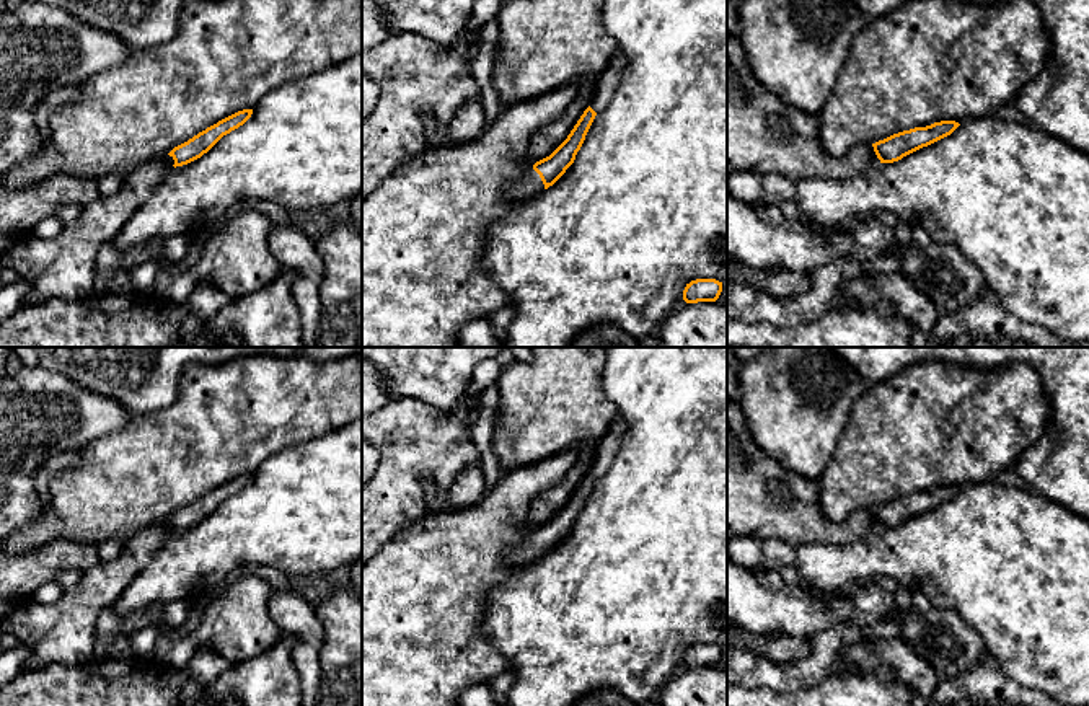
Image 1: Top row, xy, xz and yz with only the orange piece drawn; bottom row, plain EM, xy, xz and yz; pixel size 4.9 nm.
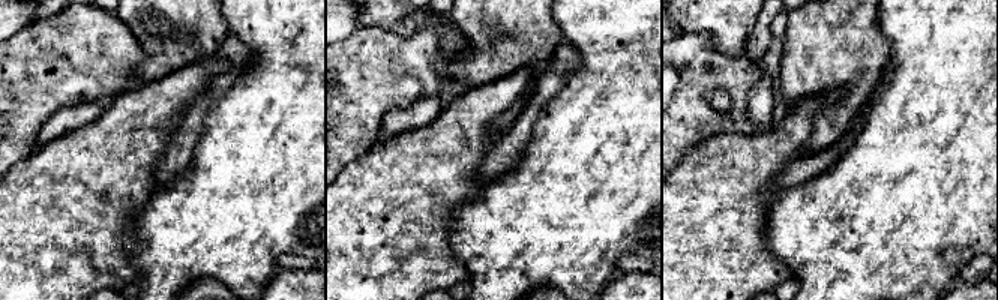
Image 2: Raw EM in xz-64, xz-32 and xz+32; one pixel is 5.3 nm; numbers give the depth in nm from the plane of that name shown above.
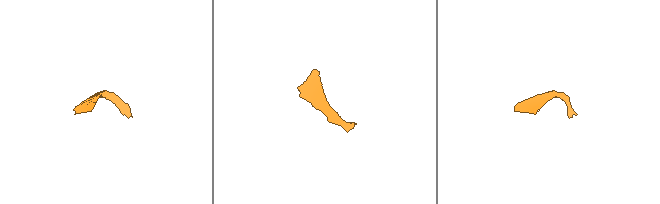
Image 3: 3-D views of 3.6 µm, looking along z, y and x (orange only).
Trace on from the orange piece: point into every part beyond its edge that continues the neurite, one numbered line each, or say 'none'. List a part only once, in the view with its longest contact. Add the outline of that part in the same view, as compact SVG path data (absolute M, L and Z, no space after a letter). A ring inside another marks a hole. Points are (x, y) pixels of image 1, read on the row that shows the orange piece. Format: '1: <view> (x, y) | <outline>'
1: xz (530, 183) | M530 168L522 178L514 183L509 183L504 197L512 201L523 201L533 197L544 189L544 184L540 174Z

